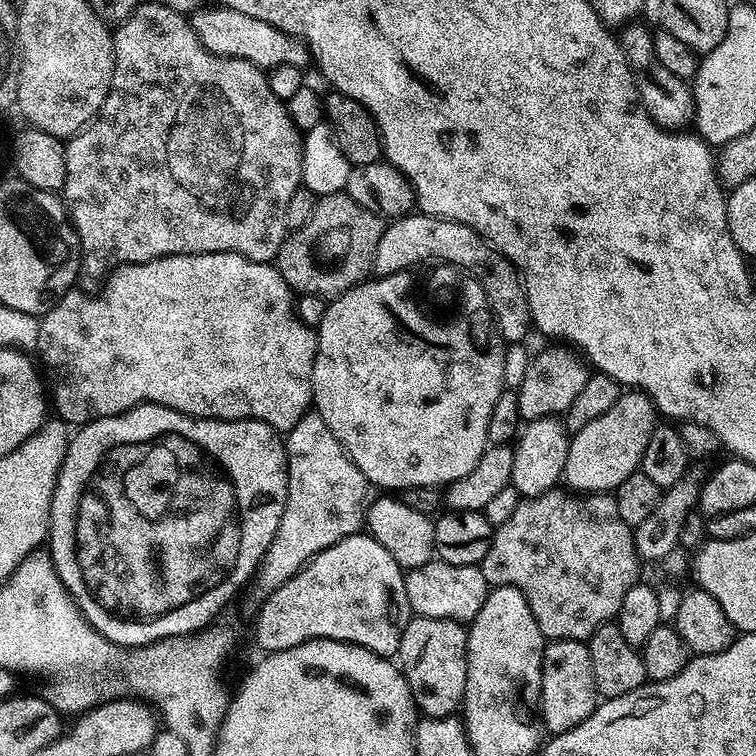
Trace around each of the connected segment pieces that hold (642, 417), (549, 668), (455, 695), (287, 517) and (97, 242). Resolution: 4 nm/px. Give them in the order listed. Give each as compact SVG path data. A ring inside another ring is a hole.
M623 391L606 413L582 430L573 433L567 448L563 479L573 491L582 494L604 494L615 491L640 467L642 454L658 422L655 404L644 392Z
M553 640L545 647L542 662L539 715L549 733L559 734L578 726L596 708L598 693L590 650L583 640Z
M417 615L409 619L402 634L398 667L410 686L412 701L425 717L450 716L463 705L467 657L468 628L461 621Z
M309 410L300 419L298 426L294 426L292 431L286 436L286 451L288 454L288 497L286 506L282 514L282 522L278 522L278 530L272 539L272 545L266 550L263 560L260 562L258 571L253 575L247 585L244 596L244 608L249 614L260 611L265 598L274 594L278 586L285 584L290 577L298 574L301 568L307 565L322 550L334 546L339 540L344 540L347 536L355 536L365 527L366 505L369 503L370 485L364 476L354 466L354 462L349 456L344 455L344 448L330 434L326 422L314 410Z
M140 2L125 21L115 25L114 31L112 32L112 45L114 46L114 74L112 75L112 85L108 91L106 102L101 106L99 114L96 115L96 119L83 132L77 132L75 136L71 137L64 146L64 153L66 154L66 182L62 189L62 199L67 207L72 226L76 229L76 233L80 239L80 255L82 257L83 271L85 273L104 271L104 273L107 273L109 270L119 268L122 264L141 264L147 260L157 260L163 256L189 256L190 254L202 254L203 252L233 252L259 264L267 264L275 261L284 237L289 231L288 223L286 222L286 206L290 203L290 197L294 195L294 190L301 187L302 184L302 150L304 149L304 137L300 129L294 126L294 122L288 113L287 103L277 98L274 90L270 90L270 82L268 81L265 69L254 66L249 60L239 60L230 56L219 56L211 52L206 46L202 46L198 34L192 29L189 17L185 13L170 10L158 2L152 2L152 4Z

